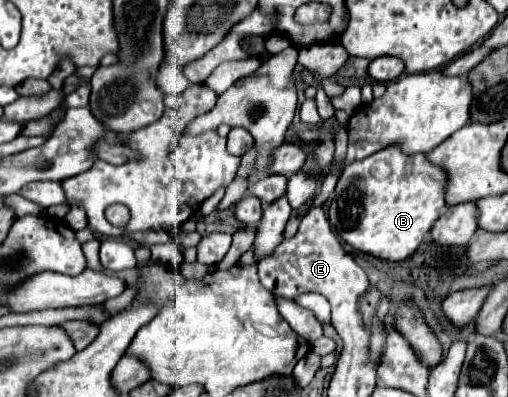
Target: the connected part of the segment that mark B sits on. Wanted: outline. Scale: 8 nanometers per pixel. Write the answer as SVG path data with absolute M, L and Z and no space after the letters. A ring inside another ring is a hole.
M390 145L344 167L332 193L328 219L354 249L388 261L402 261L418 249L436 219L446 211L448 181L448 173L426 161L426 155L406 155L400 147ZM382 165L388 173L376 171Z

